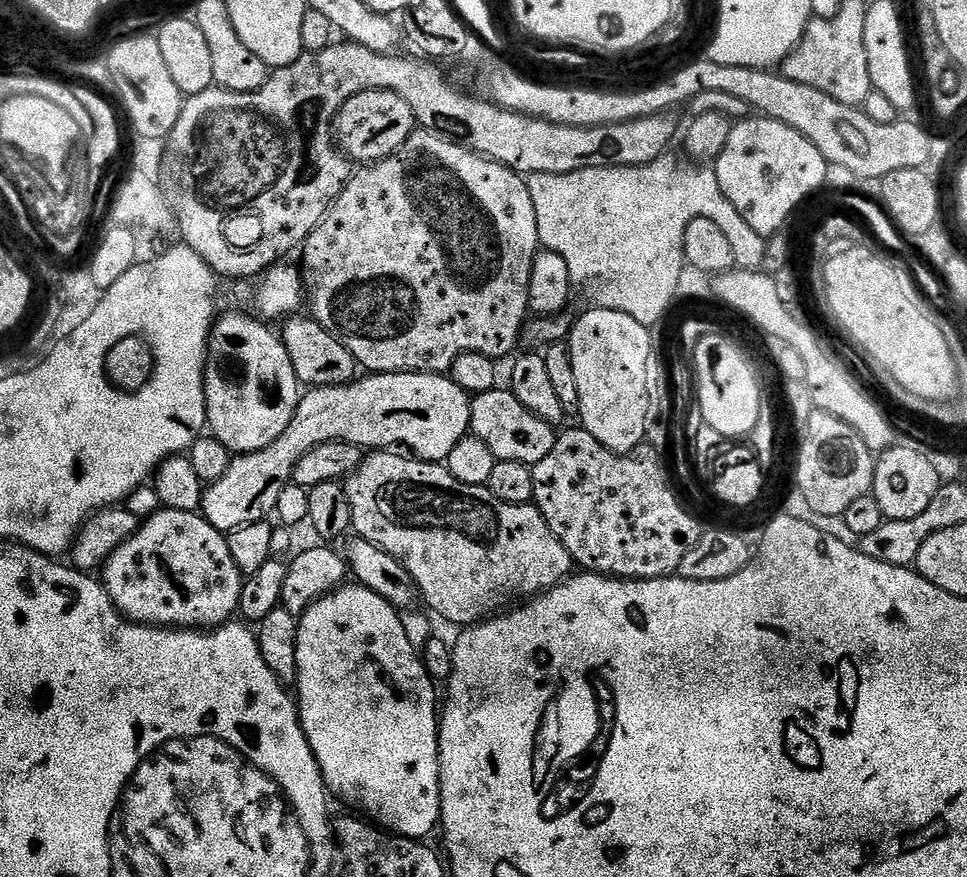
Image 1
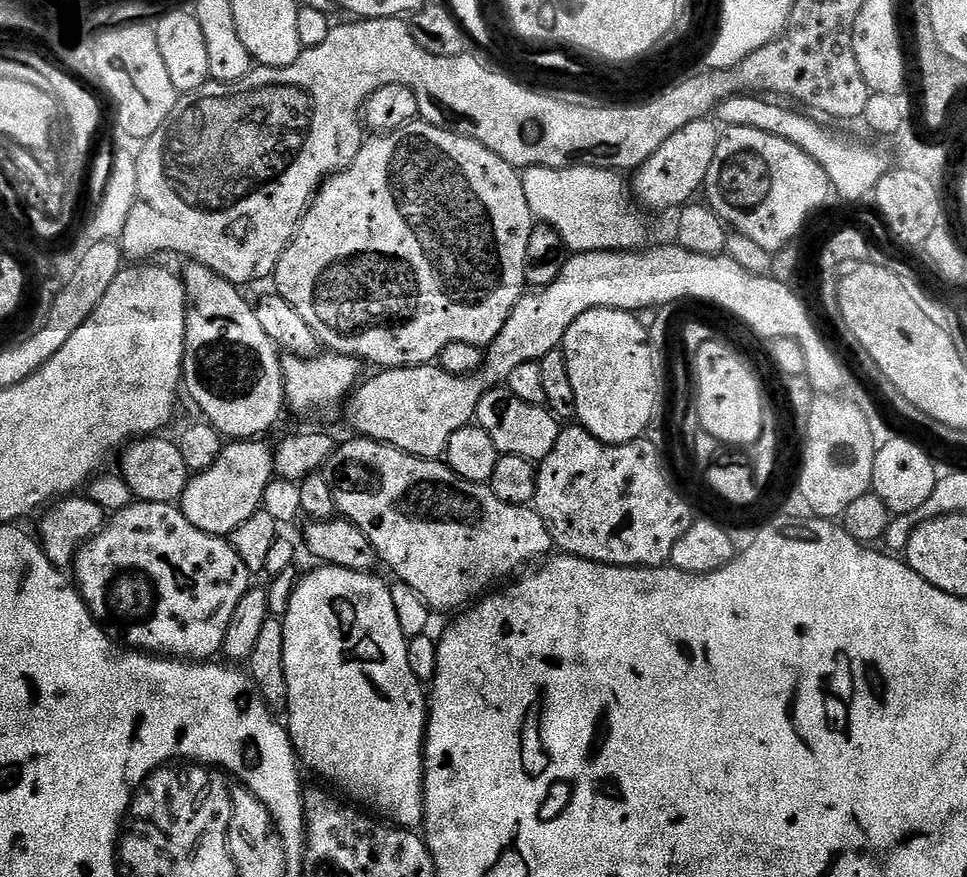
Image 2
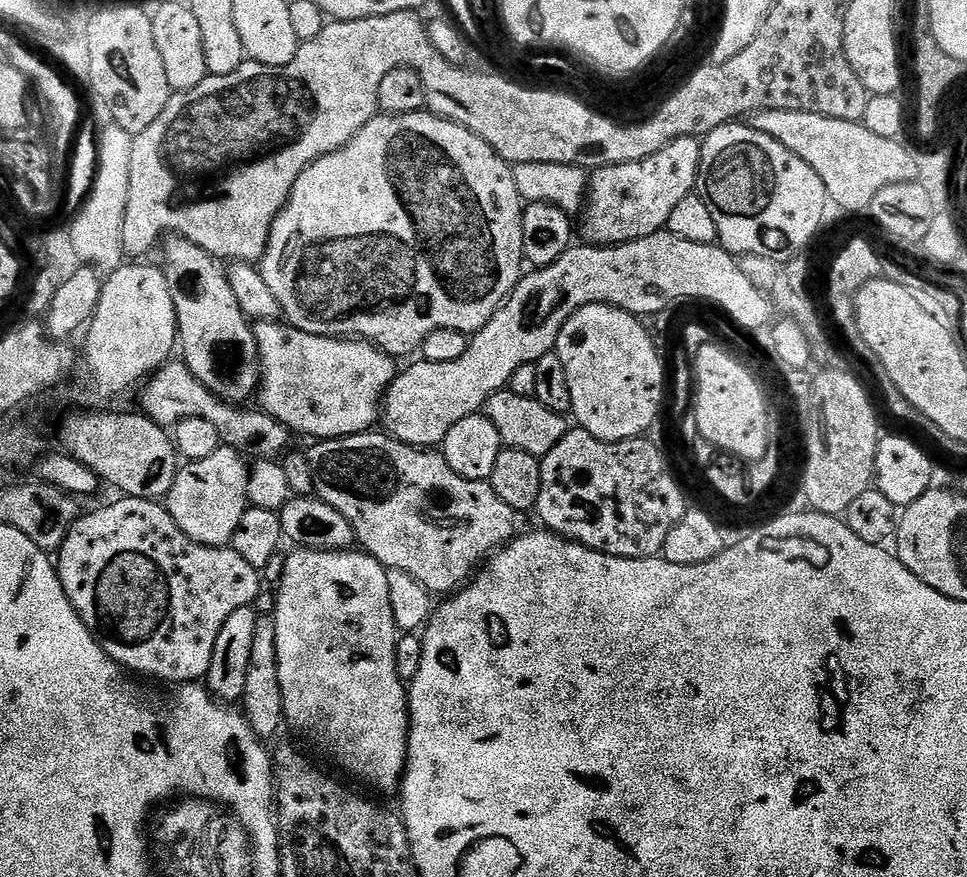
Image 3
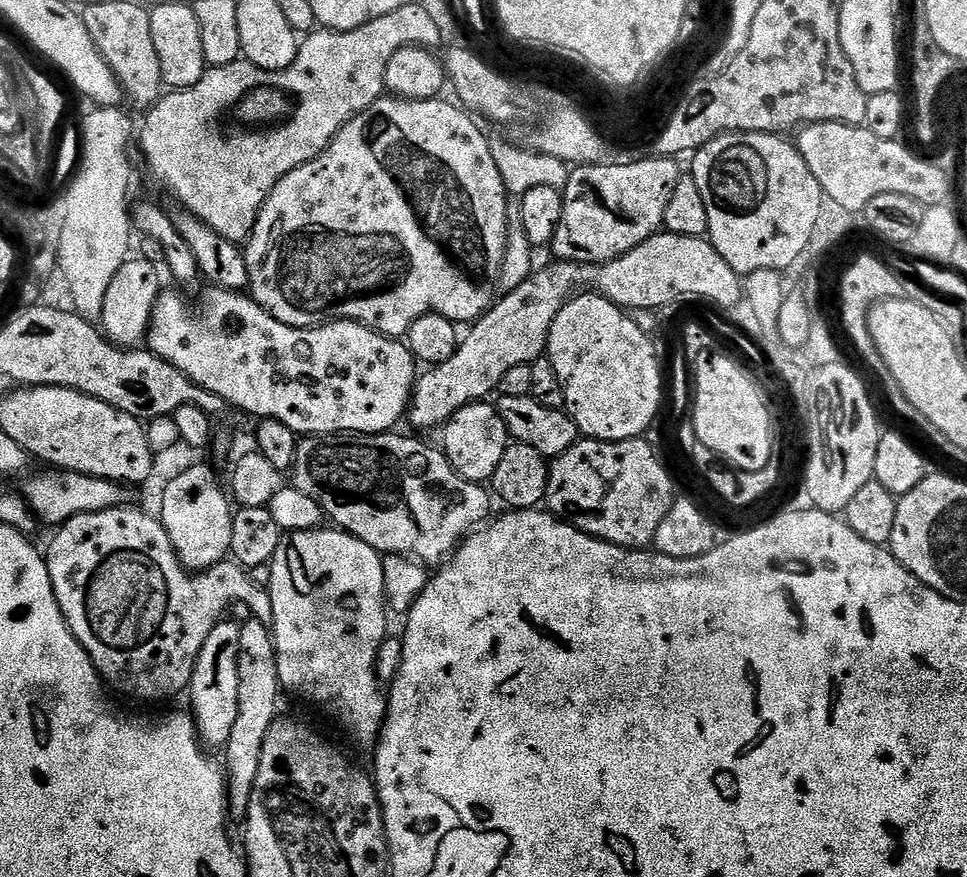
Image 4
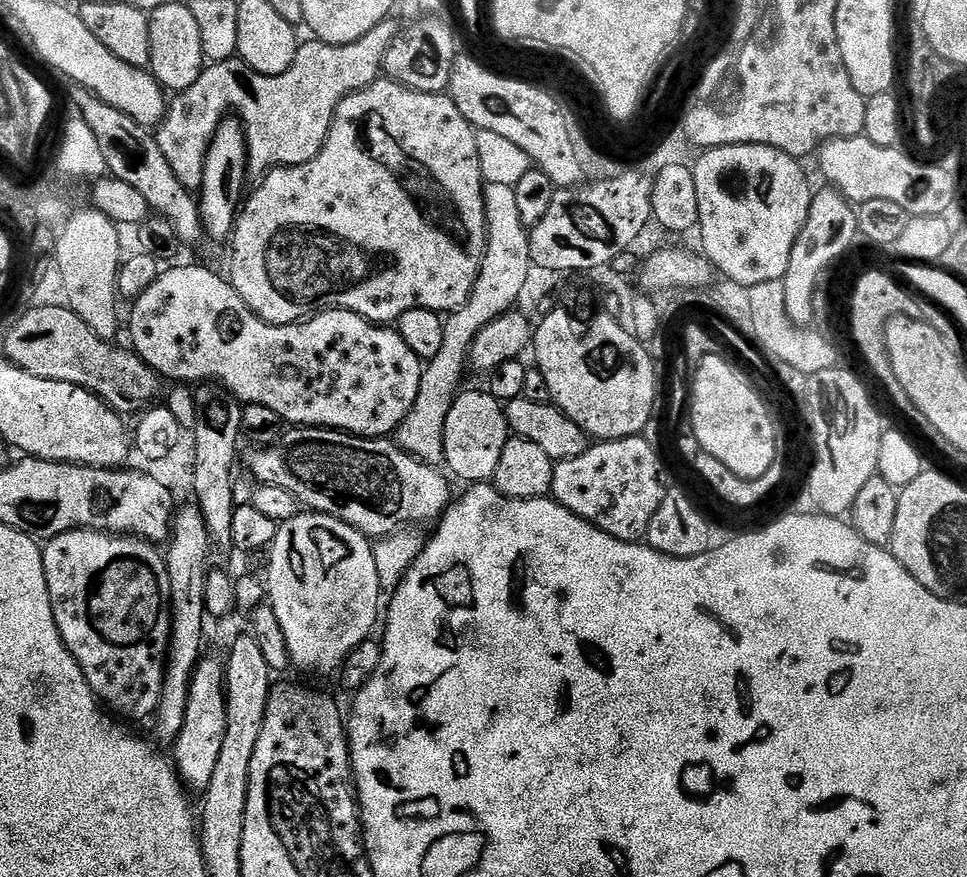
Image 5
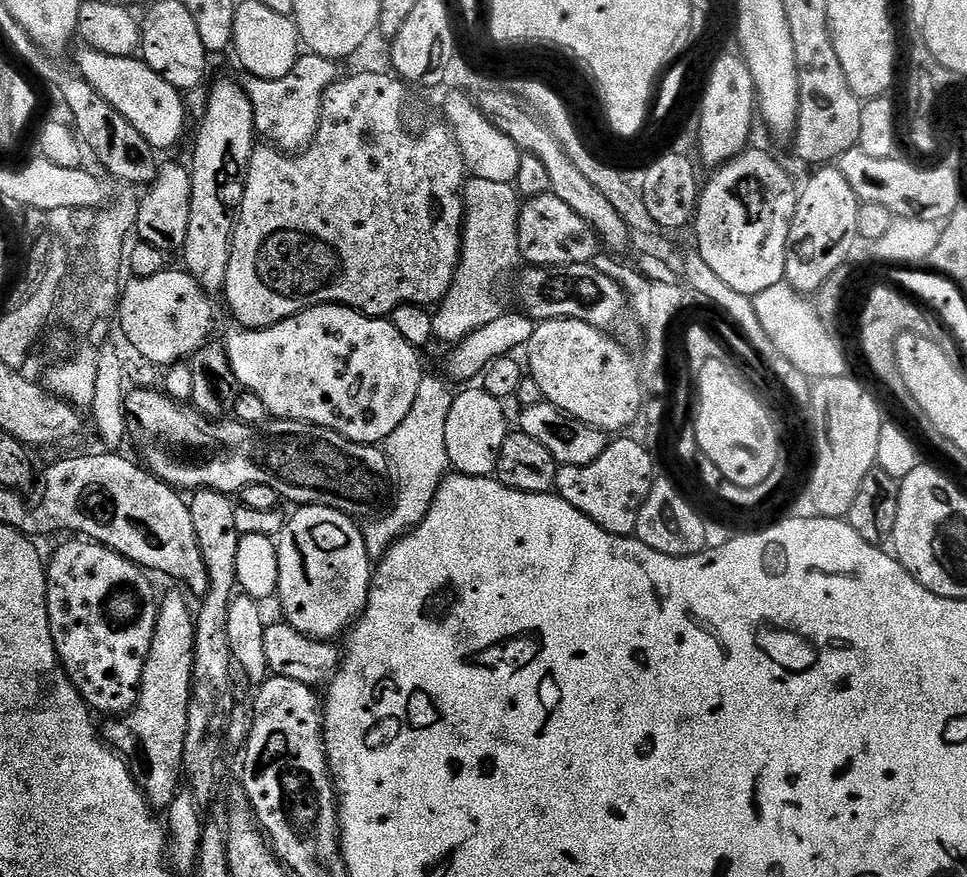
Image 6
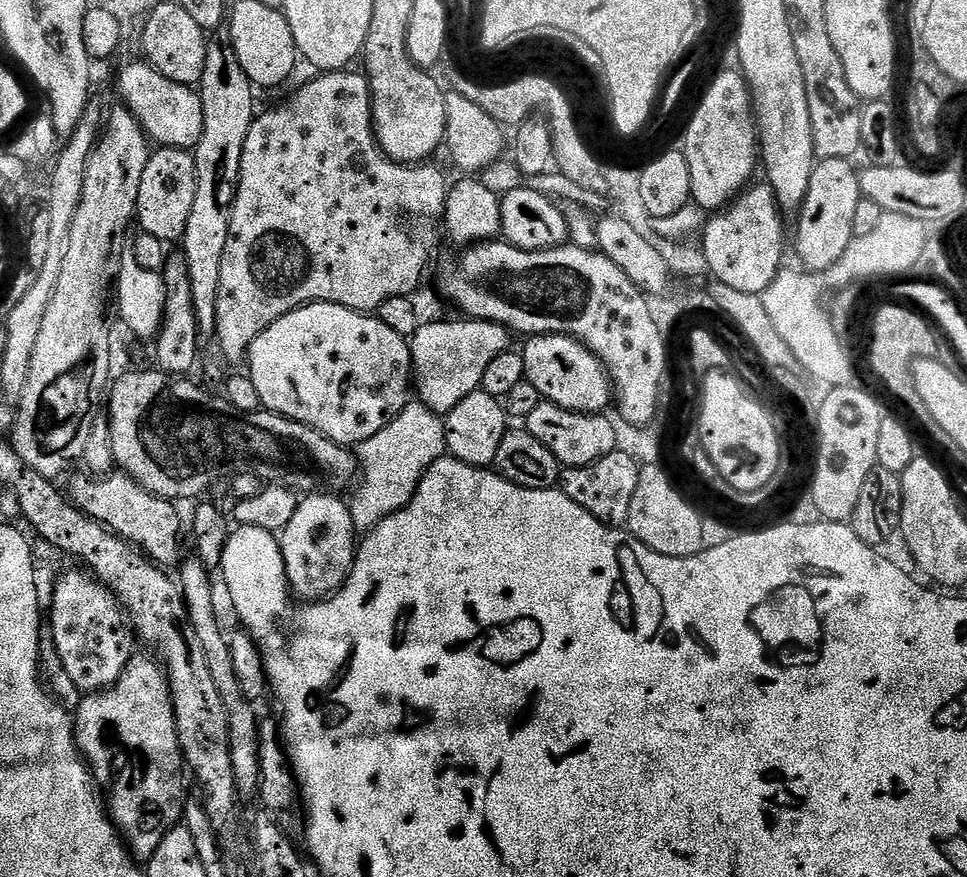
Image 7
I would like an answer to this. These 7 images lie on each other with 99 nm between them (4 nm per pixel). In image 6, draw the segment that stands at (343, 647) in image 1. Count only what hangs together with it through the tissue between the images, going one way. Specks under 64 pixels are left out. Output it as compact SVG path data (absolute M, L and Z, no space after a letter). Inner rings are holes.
M306 504L295 509L293 516L286 520L286 537L288 536L288 552L277 551L278 582L276 596L280 600L280 608L284 611L283 619L294 630L314 640L331 641L332 636L347 633L356 623L368 601L368 590L372 585L373 561L368 558L366 542L361 525L353 517L347 516L326 506Z

